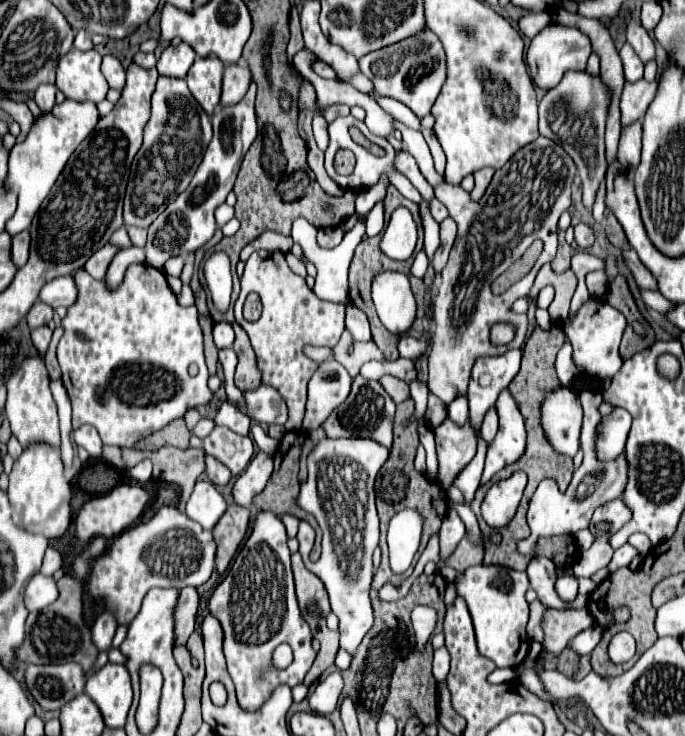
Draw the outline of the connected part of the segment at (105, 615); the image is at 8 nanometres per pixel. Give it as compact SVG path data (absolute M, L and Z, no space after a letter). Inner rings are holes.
M102 612L94 626L92 626L92 636L94 636L94 642L98 644L100 650L106 650L112 646L112 638L114 638L114 632L118 628L118 620L112 612Z

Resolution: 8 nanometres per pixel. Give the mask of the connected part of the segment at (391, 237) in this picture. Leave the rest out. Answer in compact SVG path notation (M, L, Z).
M408 208L394 210L384 238L380 242L380 250L392 260L408 260L414 252L418 239L418 228Z

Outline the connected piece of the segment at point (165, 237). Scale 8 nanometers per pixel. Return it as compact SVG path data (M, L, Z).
M250 82L250 90L246 92L244 100L236 106L224 108L214 112L212 126L214 126L214 138L208 144L208 150L204 154L202 164L198 166L198 172L194 174L190 186L166 206L166 210L150 224L148 228L148 242L146 242L146 264L160 268L164 262L172 256L186 256L192 250L202 248L218 230L214 210L226 200L228 192L234 188L234 180L242 162L242 120L248 116L254 116L254 98L256 98L256 82Z

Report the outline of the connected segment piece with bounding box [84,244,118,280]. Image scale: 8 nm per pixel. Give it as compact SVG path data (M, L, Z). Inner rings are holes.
M106 244L104 248L100 248L98 252L94 252L90 256L90 260L84 264L84 270L94 278L94 280L102 280L106 274L106 268L112 260L112 256L118 252L118 248L114 248L112 244Z

